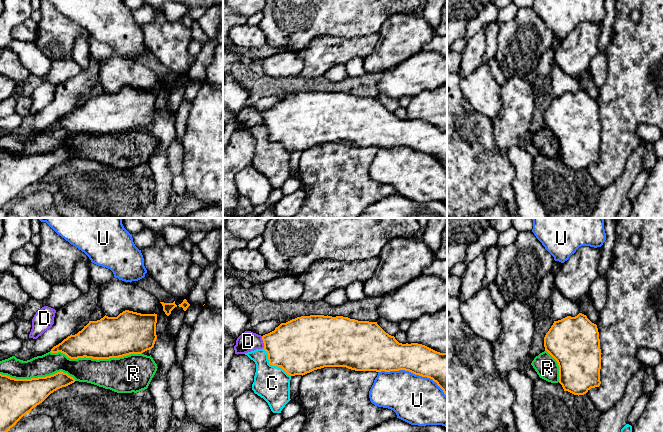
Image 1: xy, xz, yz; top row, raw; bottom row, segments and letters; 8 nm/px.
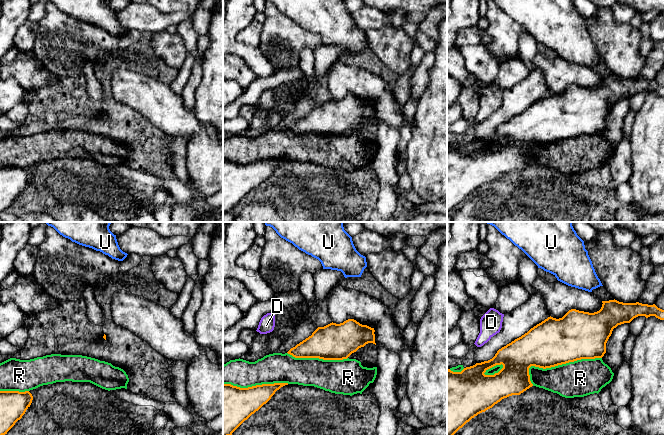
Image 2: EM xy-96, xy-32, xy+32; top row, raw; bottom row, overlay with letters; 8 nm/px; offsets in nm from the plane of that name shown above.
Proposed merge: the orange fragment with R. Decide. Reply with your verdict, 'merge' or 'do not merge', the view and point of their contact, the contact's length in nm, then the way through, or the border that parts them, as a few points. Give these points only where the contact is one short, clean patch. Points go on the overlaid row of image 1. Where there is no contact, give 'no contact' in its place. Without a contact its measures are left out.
merge; meets orange in xy at (96, 358); contact 750 nm long

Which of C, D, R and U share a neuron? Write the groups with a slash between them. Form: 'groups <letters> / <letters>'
groups C / D / R / U

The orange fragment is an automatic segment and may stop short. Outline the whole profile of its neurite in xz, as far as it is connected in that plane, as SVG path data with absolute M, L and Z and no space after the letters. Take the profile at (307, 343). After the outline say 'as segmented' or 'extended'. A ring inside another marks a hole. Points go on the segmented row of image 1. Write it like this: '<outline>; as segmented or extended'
M310 315L281 323L274 331L262 336L269 364L281 367L288 375L305 375L324 367L346 367L355 371L390 372L405 370L432 379L447 396L447 353L437 352L418 343L402 344L386 333L377 322L358 321L343 316Z; as segmented

